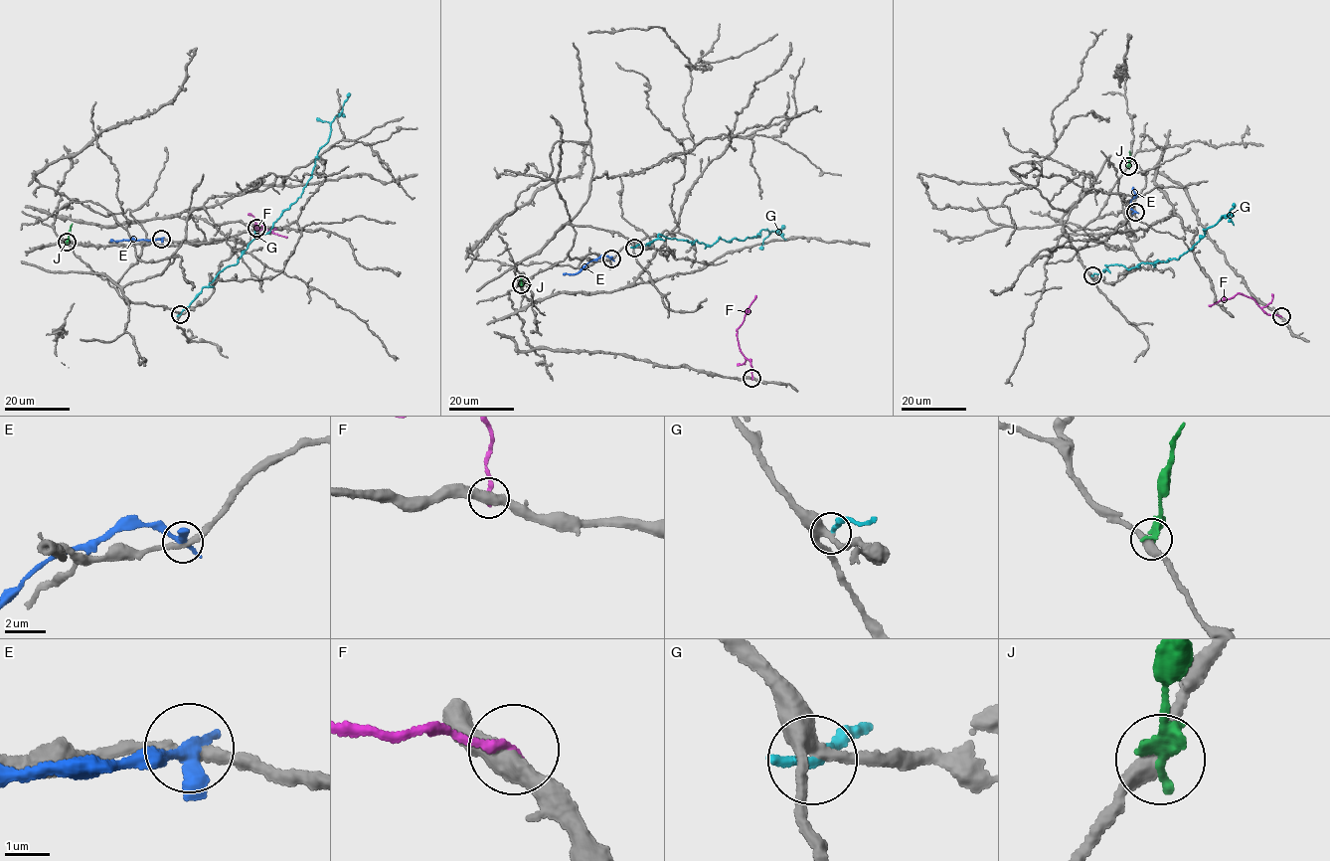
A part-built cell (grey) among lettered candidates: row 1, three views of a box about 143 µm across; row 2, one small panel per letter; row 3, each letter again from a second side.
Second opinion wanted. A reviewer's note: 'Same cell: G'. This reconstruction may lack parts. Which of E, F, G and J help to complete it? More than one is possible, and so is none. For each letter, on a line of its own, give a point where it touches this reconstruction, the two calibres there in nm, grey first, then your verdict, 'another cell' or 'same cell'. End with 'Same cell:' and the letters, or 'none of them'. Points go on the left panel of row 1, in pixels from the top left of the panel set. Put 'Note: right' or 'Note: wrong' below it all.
E: meets grey at (161, 239); 280 nm thick on the grey side, 280 nm on the other; another cell
F: meets grey at (256, 228); 480 nm thick on the grey side, 190 nm on the other; another cell
G: meets grey at (180, 314); 360 nm thick on the grey side, 280 nm on the other; another cell
J: meets grey at (67, 242); 380 nm thick on the grey side, 400 nm on the other; another cell
Same cell: none of them
Note: wrong

